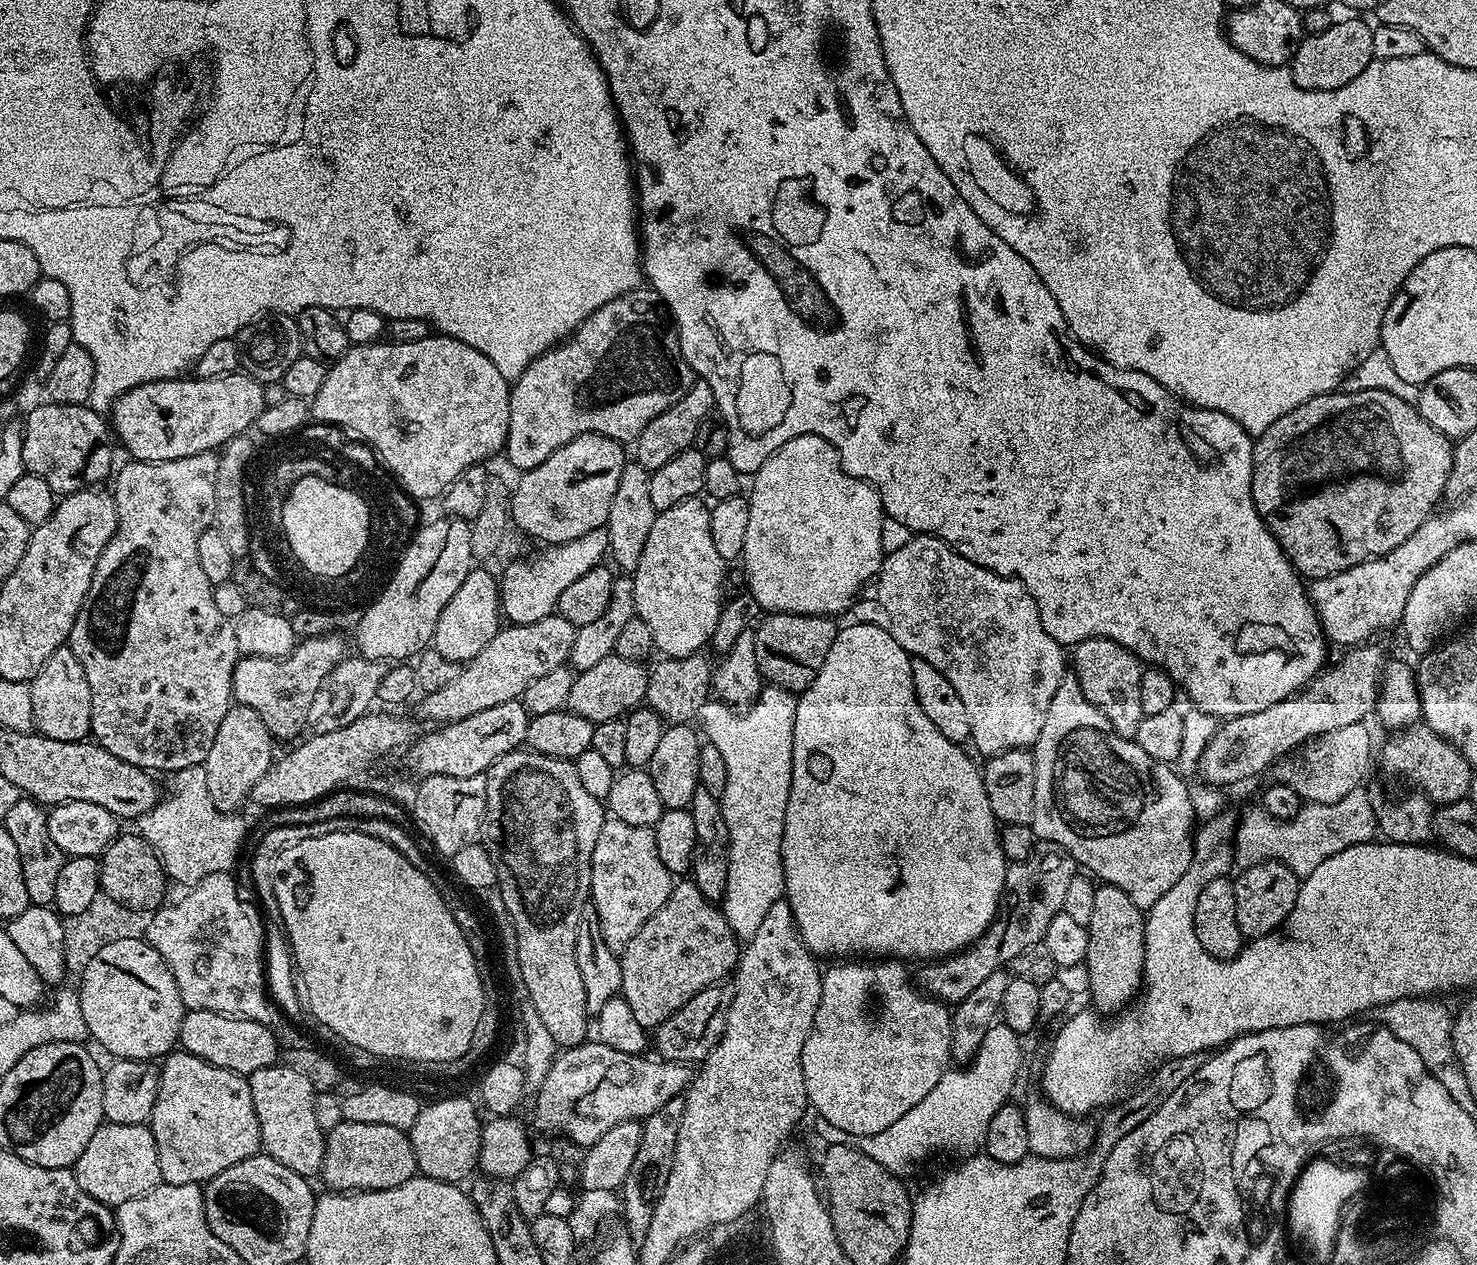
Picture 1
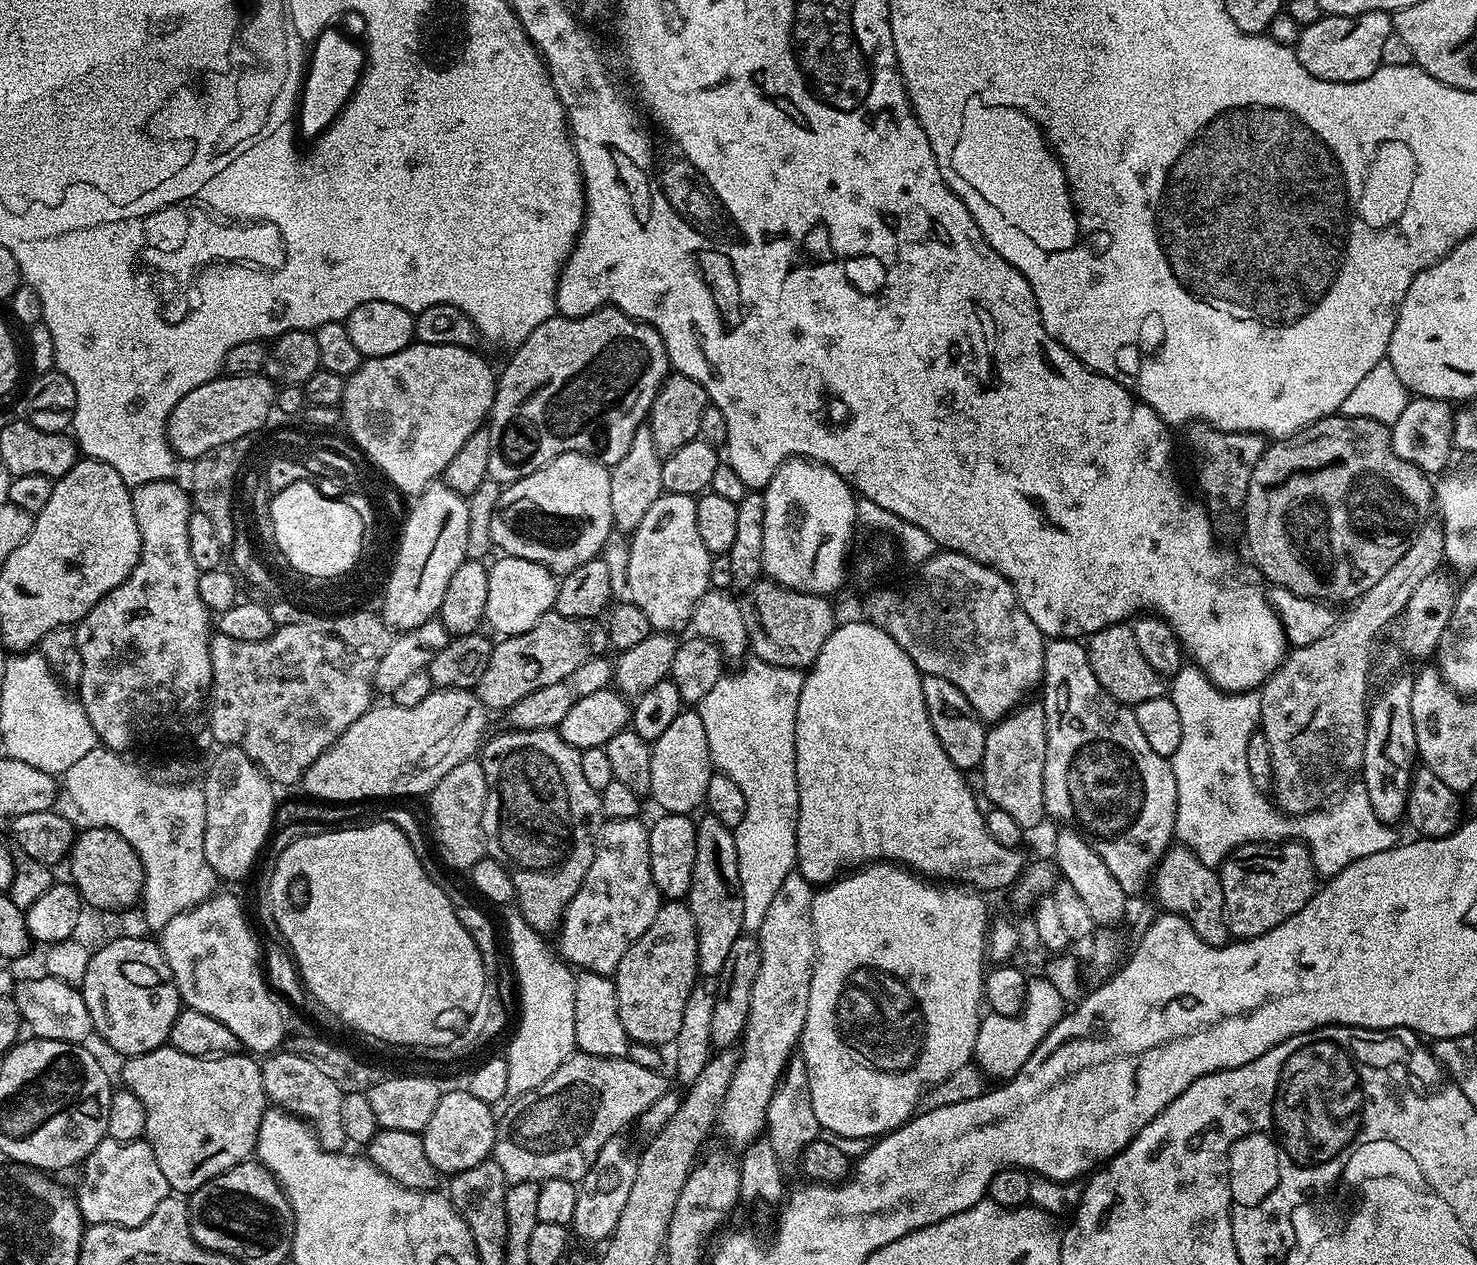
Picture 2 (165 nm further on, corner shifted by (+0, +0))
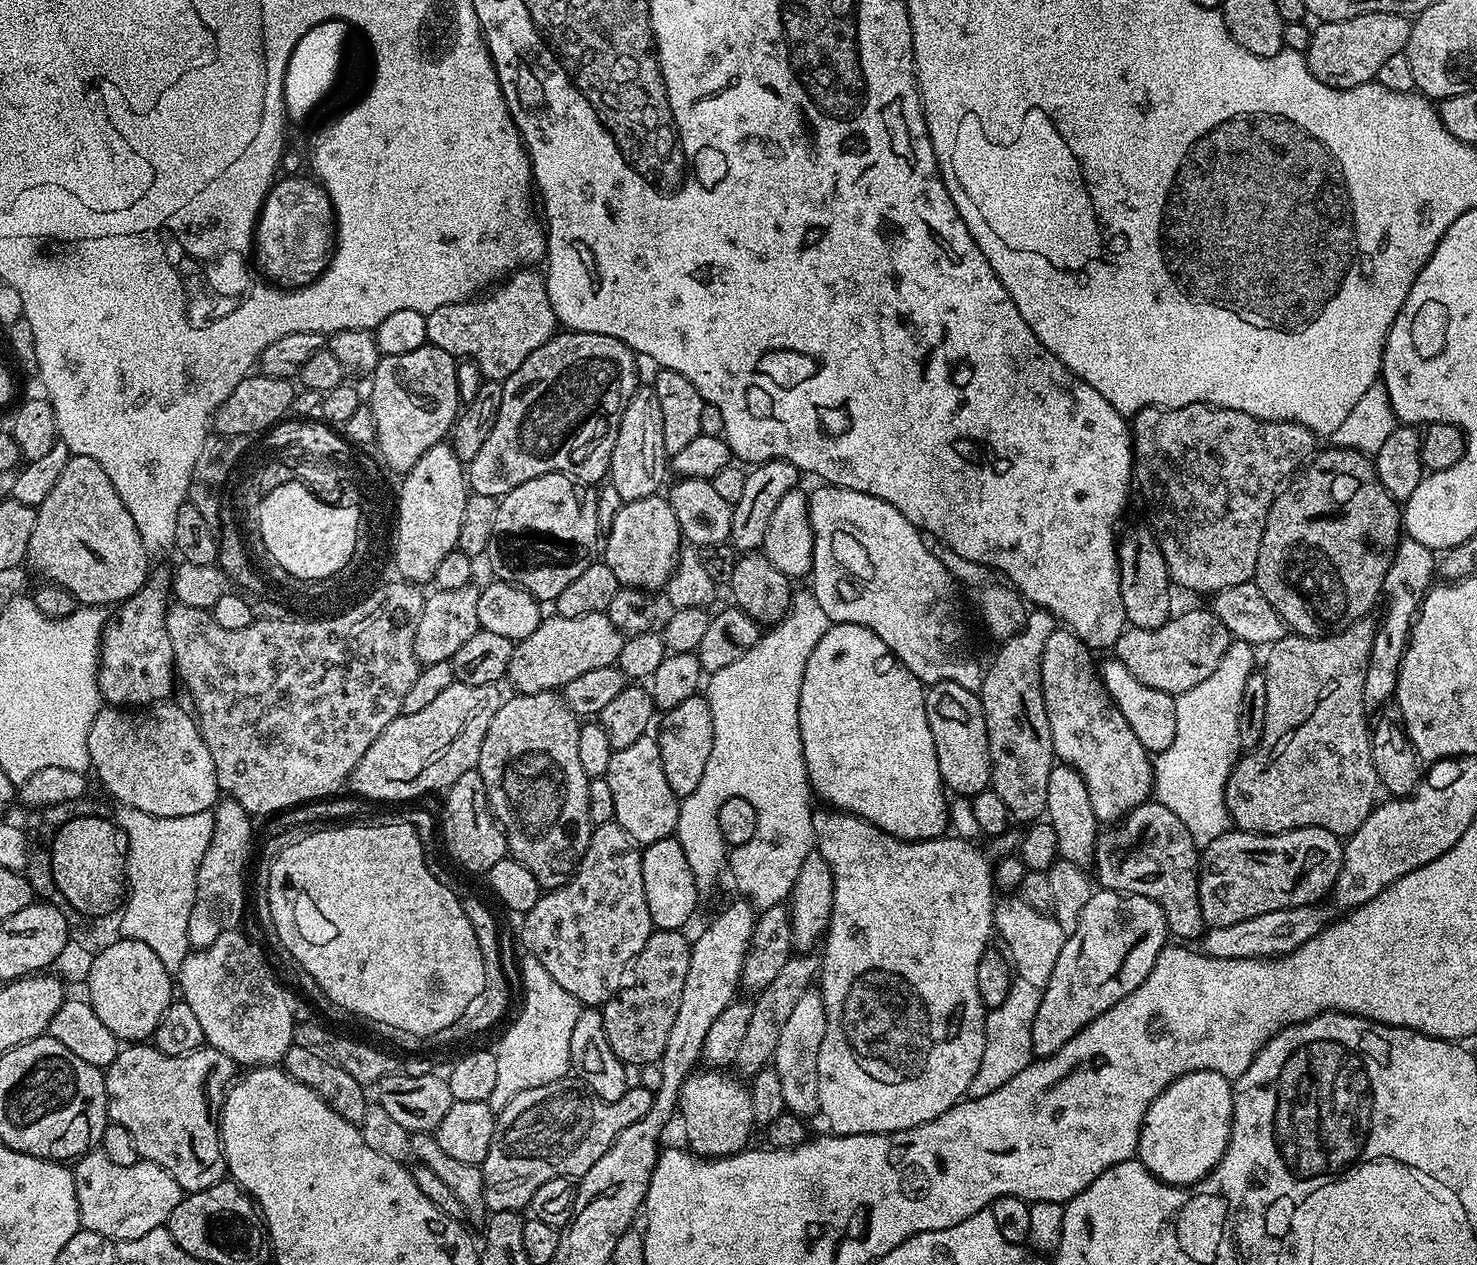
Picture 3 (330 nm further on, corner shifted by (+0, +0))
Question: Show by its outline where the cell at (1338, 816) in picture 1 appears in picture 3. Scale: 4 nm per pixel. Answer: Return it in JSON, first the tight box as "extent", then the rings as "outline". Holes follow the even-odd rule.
{"extent":[1152,639,1257,850],"outline":[[[1233,639],[1226,654],[1222,654],[1222,660],[1214,666],[1214,672],[1198,682],[1198,686],[1176,697],[1178,722],[1174,742],[1154,756],[1152,783],[1155,799],[1181,820],[1201,850],[1230,828],[1224,791],[1228,775],[1238,759],[1242,690],[1246,688],[1246,678],[1257,667],[1256,652],[1253,645]]]}

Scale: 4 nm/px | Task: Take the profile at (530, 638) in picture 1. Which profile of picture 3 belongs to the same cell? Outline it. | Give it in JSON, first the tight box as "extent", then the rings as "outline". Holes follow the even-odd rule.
{"extent":[507,612,625,694],"outline":[[[602,612],[582,614],[582,618],[545,615],[537,629],[513,647],[507,683],[512,683],[517,693],[538,694],[562,690],[566,682],[574,682],[574,678],[587,674],[589,670],[616,664],[625,639],[623,633]]]}

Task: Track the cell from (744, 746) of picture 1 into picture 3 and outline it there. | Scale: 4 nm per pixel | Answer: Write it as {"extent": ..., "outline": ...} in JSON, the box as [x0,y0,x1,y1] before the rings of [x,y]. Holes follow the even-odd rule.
{"extent":[675,590,830,910],"outline":[[[811,590],[804,592],[797,591],[792,598],[792,605],[788,607],[786,613],[780,620],[779,624],[769,627],[767,631],[761,635],[759,642],[754,646],[750,646],[750,650],[746,650],[746,654],[742,654],[742,658],[738,658],[738,662],[730,662],[730,666],[724,667],[722,670],[711,673],[706,680],[706,699],[710,706],[710,714],[714,718],[714,746],[710,749],[710,759],[706,761],[706,770],[702,774],[702,779],[698,781],[698,786],[694,790],[694,794],[683,797],[680,802],[680,813],[678,814],[678,822],[676,823],[675,837],[676,841],[682,846],[682,851],[686,854],[686,862],[690,862],[690,870],[694,870],[694,882],[701,893],[706,894],[706,866],[704,866],[704,854],[692,854],[692,848],[702,848],[704,846],[704,800],[706,800],[706,782],[708,784],[724,784],[724,788],[728,792],[734,792],[734,798],[738,798],[738,794],[746,794],[746,799],[753,806],[755,814],[758,816],[757,829],[753,838],[742,846],[735,848],[730,854],[730,868],[732,864],[733,870],[738,878],[739,892],[755,909],[763,910],[770,906],[783,903],[790,895],[794,882],[798,878],[798,870],[802,866],[802,862],[806,862],[806,858],[814,850],[814,841],[812,839],[812,813],[814,811],[814,793],[812,785],[808,783],[808,771],[806,770],[806,762],[804,761],[804,751],[802,750],[802,734],[798,726],[798,702],[802,694],[802,674],[806,674],[806,662],[810,658],[810,654],[814,654],[814,646],[818,646],[818,642],[822,642],[822,634],[826,634],[826,630],[830,626],[830,621],[826,610],[822,610],[822,606],[818,606],[818,598],[814,598]]]}

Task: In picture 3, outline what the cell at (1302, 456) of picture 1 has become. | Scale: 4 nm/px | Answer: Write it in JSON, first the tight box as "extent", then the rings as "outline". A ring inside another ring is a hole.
{"extent":[1254,447,1402,636],"outline":[[[1329,447],[1325,452],[1317,451],[1291,477],[1287,487],[1273,500],[1266,518],[1266,530],[1262,534],[1262,546],[1258,546],[1254,583],[1258,586],[1258,590],[1262,590],[1266,602],[1270,602],[1270,606],[1274,606],[1274,610],[1278,610],[1285,625],[1297,636],[1332,636],[1341,628],[1353,624],[1354,621],[1365,619],[1369,615],[1368,611],[1375,606],[1376,599],[1378,601],[1381,599],[1384,590],[1384,575],[1390,566],[1392,555],[1396,552],[1402,539],[1401,505],[1381,486],[1379,478],[1376,477],[1373,461],[1365,453],[1358,452],[1353,448]]]}

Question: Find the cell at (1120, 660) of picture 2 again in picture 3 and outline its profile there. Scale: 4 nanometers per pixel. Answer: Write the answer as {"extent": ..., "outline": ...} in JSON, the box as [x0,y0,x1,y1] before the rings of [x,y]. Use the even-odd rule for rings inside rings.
{"extent":[1114,607,1229,697],"outline":[[[1207,607],[1192,608],[1181,616],[1173,615],[1162,626],[1158,626],[1158,630],[1125,627],[1124,633],[1116,643],[1114,656],[1122,662],[1122,666],[1126,666],[1126,670],[1130,670],[1130,674],[1134,674],[1134,678],[1138,678],[1138,682],[1178,697],[1193,686],[1198,686],[1198,682],[1202,682],[1214,672],[1214,666],[1222,660],[1222,654],[1226,654],[1229,643],[1226,626],[1222,626],[1222,622],[1218,622],[1218,618],[1212,615]]]}

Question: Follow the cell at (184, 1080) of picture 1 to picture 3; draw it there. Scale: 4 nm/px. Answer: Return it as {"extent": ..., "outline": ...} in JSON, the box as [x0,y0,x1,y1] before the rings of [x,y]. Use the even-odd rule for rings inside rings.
{"extent":[104,1042,238,1193],"outline":[[[132,1042],[121,1047],[114,1062],[104,1072],[104,1085],[108,1095],[108,1119],[124,1126],[134,1138],[136,1154],[140,1160],[162,1166],[185,1193],[206,1190],[221,1183],[226,1176],[224,1147],[220,1144],[220,1106],[237,1075],[238,1065],[217,1048],[203,1047],[190,1054],[162,1054],[148,1042]]]}

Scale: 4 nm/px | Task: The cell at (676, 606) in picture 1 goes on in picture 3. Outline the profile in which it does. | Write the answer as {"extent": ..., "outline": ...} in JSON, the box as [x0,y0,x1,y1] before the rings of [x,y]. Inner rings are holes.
{"extent":[602,494,682,590],"outline":[[[657,494],[641,500],[625,502],[614,518],[614,526],[606,530],[606,539],[602,544],[603,563],[614,570],[621,586],[643,588],[645,590],[663,589],[672,571],[676,569],[680,558],[682,537],[678,518],[663,495]]]}

